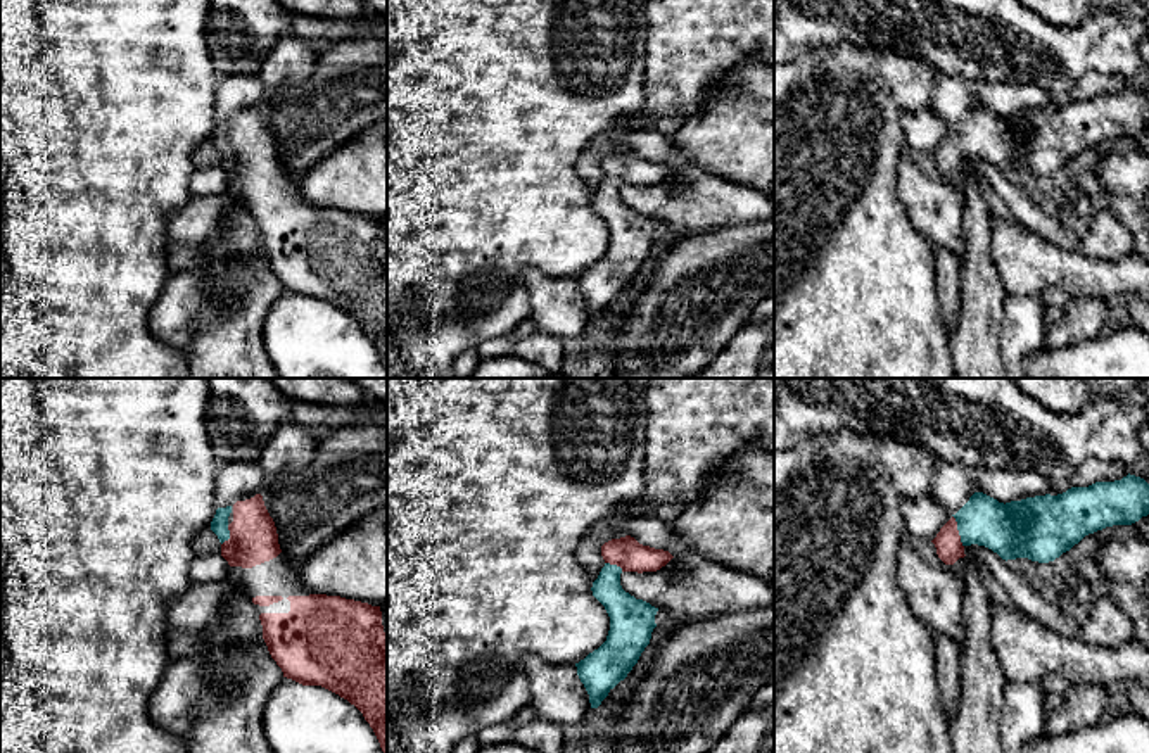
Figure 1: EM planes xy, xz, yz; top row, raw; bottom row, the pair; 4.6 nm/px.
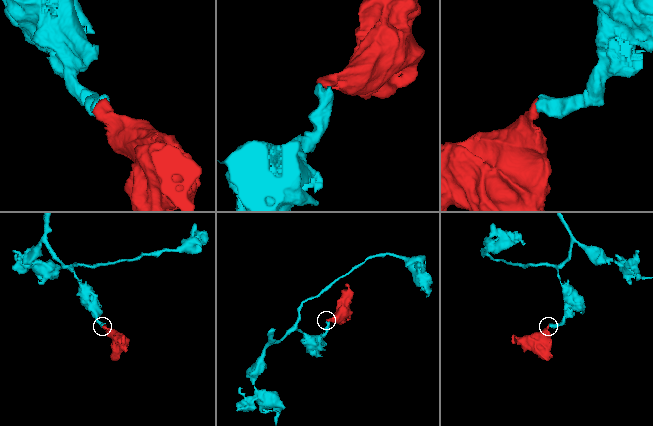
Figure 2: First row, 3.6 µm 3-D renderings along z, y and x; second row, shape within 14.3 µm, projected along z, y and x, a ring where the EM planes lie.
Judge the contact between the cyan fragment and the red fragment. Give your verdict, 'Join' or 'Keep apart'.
Join

